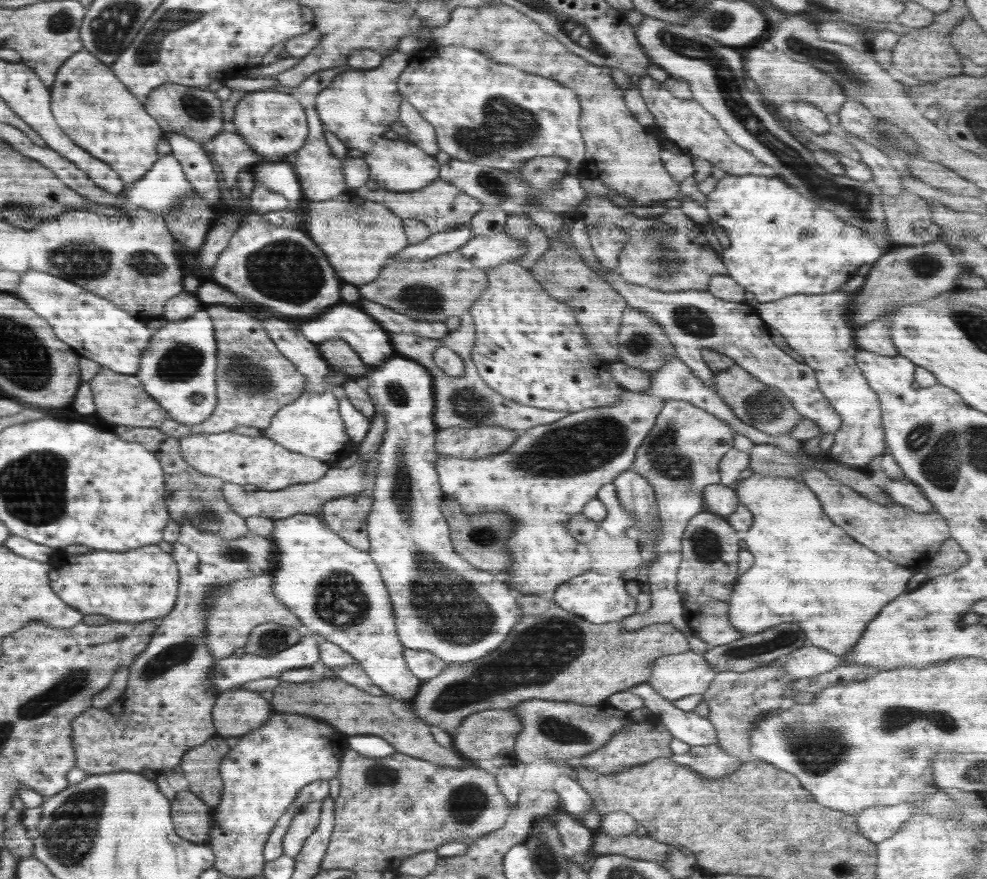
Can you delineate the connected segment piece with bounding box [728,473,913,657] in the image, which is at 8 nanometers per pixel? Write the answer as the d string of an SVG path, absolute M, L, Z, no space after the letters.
M754 473L736 482L734 492L739 502L753 514L753 523L741 533L746 550L754 556L754 565L738 577L728 600L728 621L743 635L753 635L778 626L782 622L808 622L820 614L832 616L832 648L830 653L842 657L860 639L870 619L874 619L884 605L900 596L908 586L912 572L890 562L854 542L840 526L834 524L822 507L816 493L802 480L790 477L770 477Z

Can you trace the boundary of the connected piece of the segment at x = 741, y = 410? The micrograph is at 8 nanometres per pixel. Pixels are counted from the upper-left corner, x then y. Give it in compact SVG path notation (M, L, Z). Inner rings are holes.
M736 364L716 373L714 382L716 382L715 391L719 398L725 401L733 414L744 424L752 426L757 431L770 435L790 433L803 418L792 408L790 402L782 397L782 394L779 394L778 390L775 390L772 386L762 384L756 378L752 378L746 370Z

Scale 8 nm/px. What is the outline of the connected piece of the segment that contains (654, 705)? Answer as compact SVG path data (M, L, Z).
M647 682L630 686L626 691L640 695L644 701L644 713L658 718L674 738L695 748L717 744L717 732L708 717L680 710Z

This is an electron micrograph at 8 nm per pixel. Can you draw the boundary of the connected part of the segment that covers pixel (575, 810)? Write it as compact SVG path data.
M556 778L554 790L560 796L563 812L579 817L586 812L595 810L593 800L590 798L588 792L584 791L574 780Z

